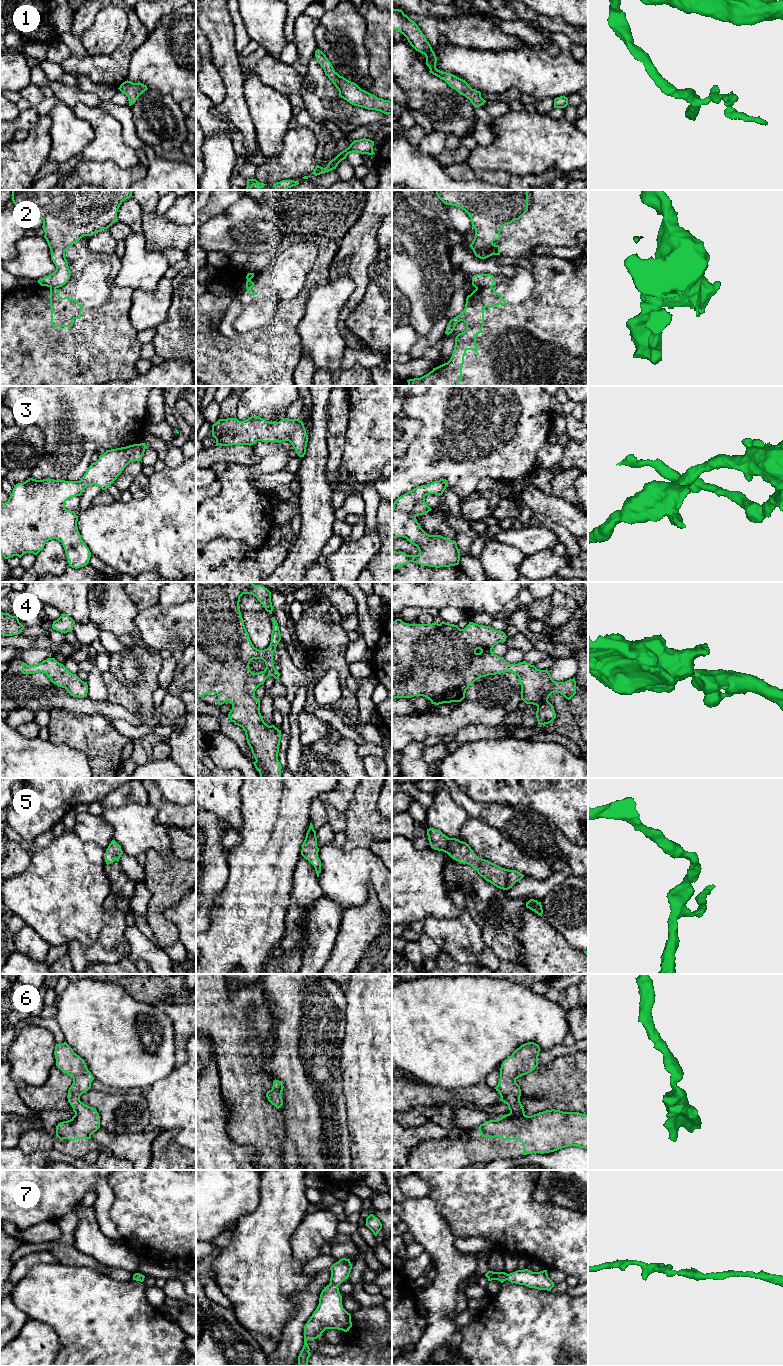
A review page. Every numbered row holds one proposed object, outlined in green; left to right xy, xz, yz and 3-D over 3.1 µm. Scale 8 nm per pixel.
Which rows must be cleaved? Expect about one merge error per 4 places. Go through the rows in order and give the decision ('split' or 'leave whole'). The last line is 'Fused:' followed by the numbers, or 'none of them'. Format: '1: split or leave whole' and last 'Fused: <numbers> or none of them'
1: leave whole
2: split
3: leave whole
4: leave whole
5: leave whole
6: leave whole
7: leave whole
Fused: 2

